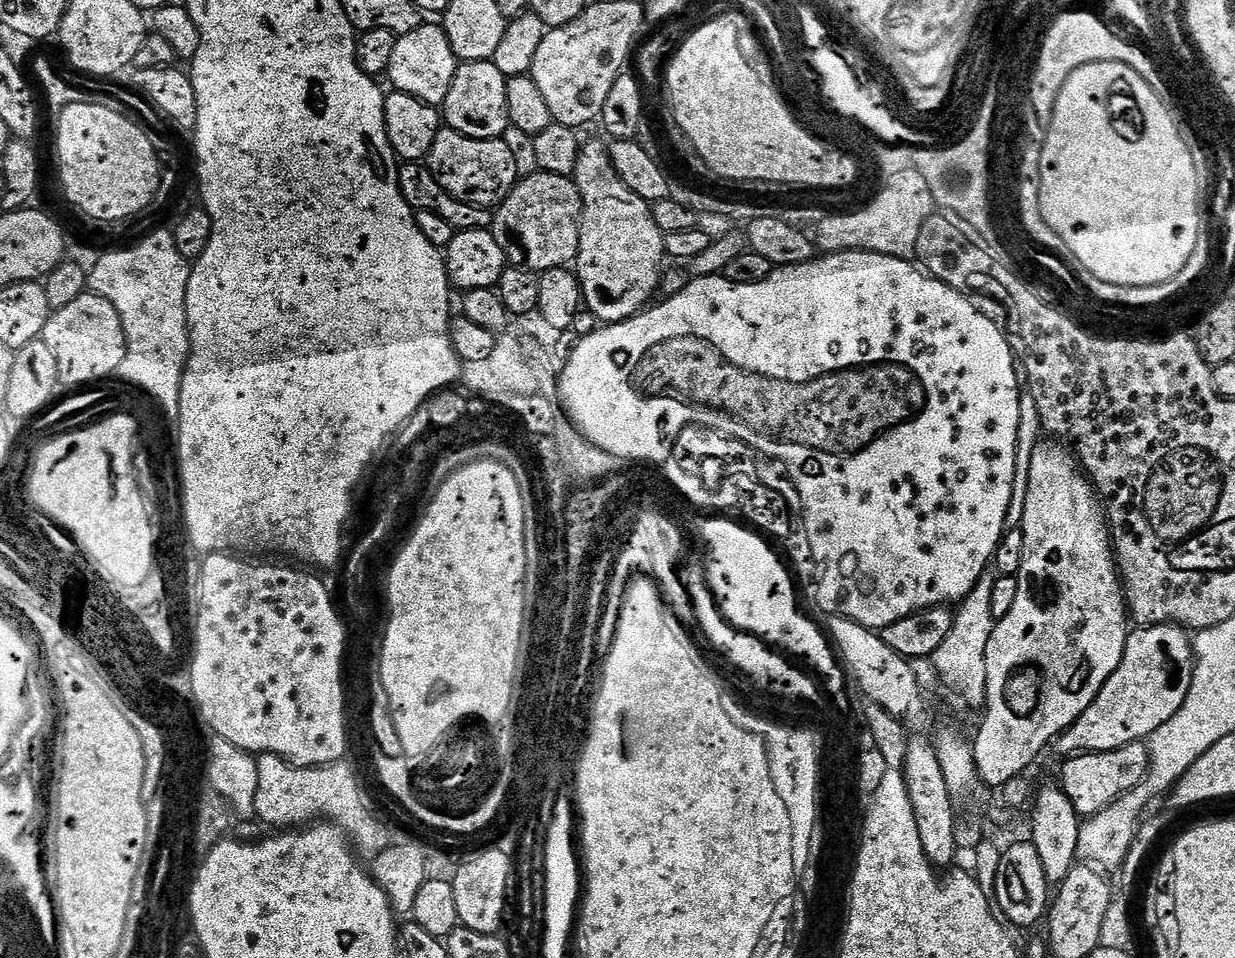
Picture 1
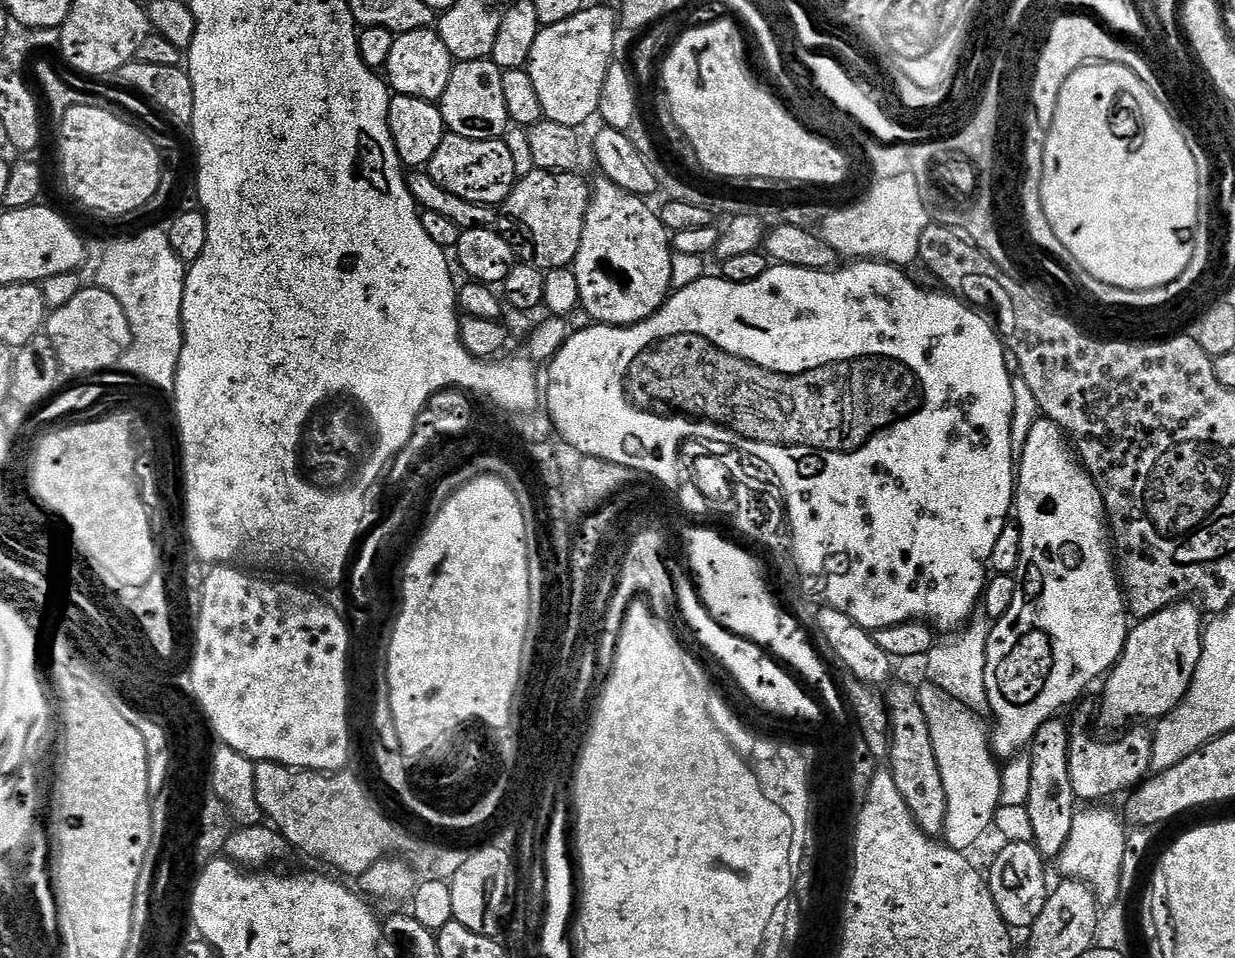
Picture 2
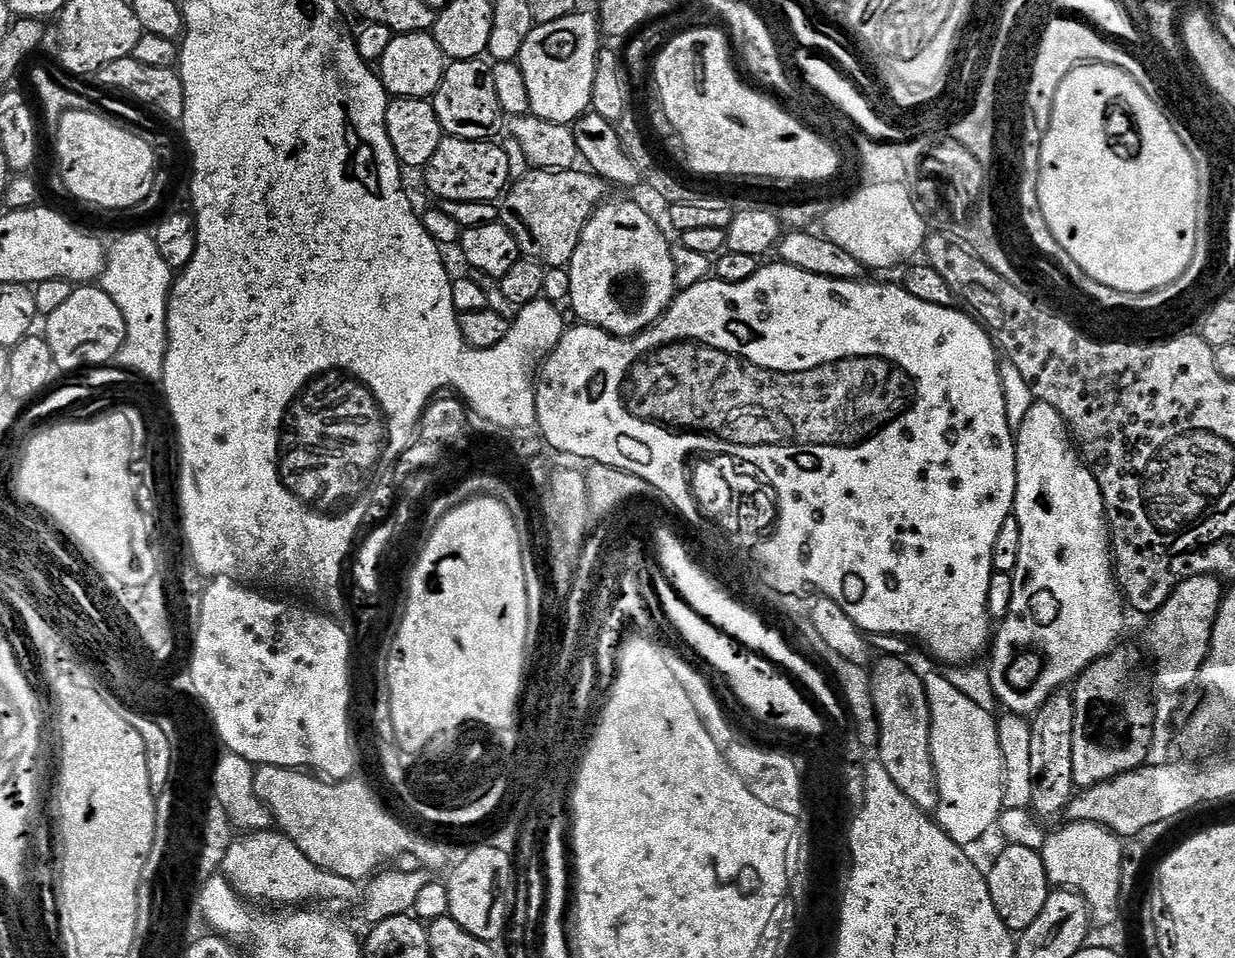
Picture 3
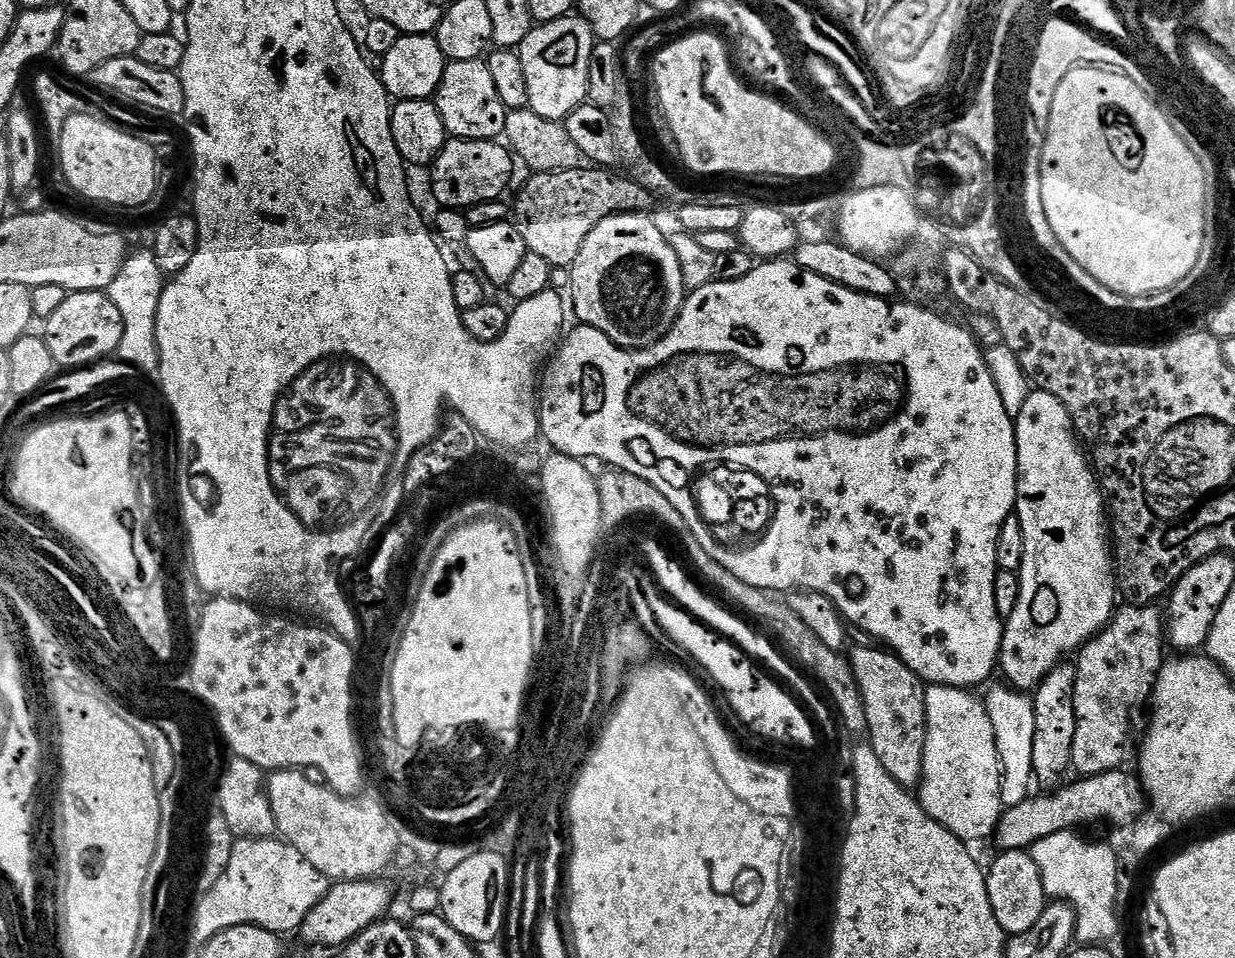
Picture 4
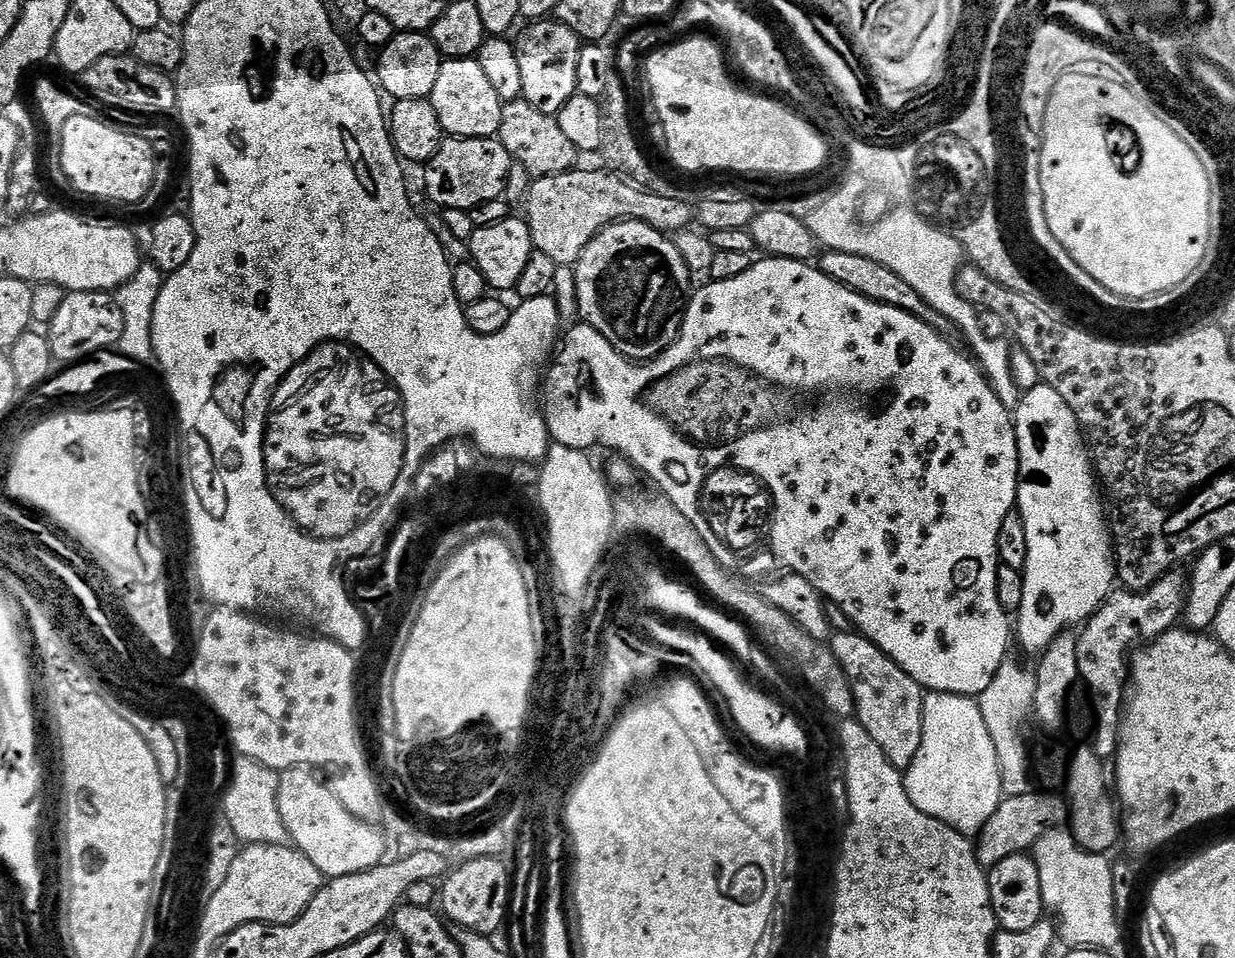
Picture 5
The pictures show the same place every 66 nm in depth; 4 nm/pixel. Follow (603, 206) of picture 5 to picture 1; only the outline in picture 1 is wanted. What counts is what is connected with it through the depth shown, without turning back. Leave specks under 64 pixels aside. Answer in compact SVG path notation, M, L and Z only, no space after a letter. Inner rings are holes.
M537 171L523 177L498 205L490 230L498 246L502 246L509 265L543 273L551 268L565 267L570 254L579 249L580 216L583 213L584 203L572 176Z

